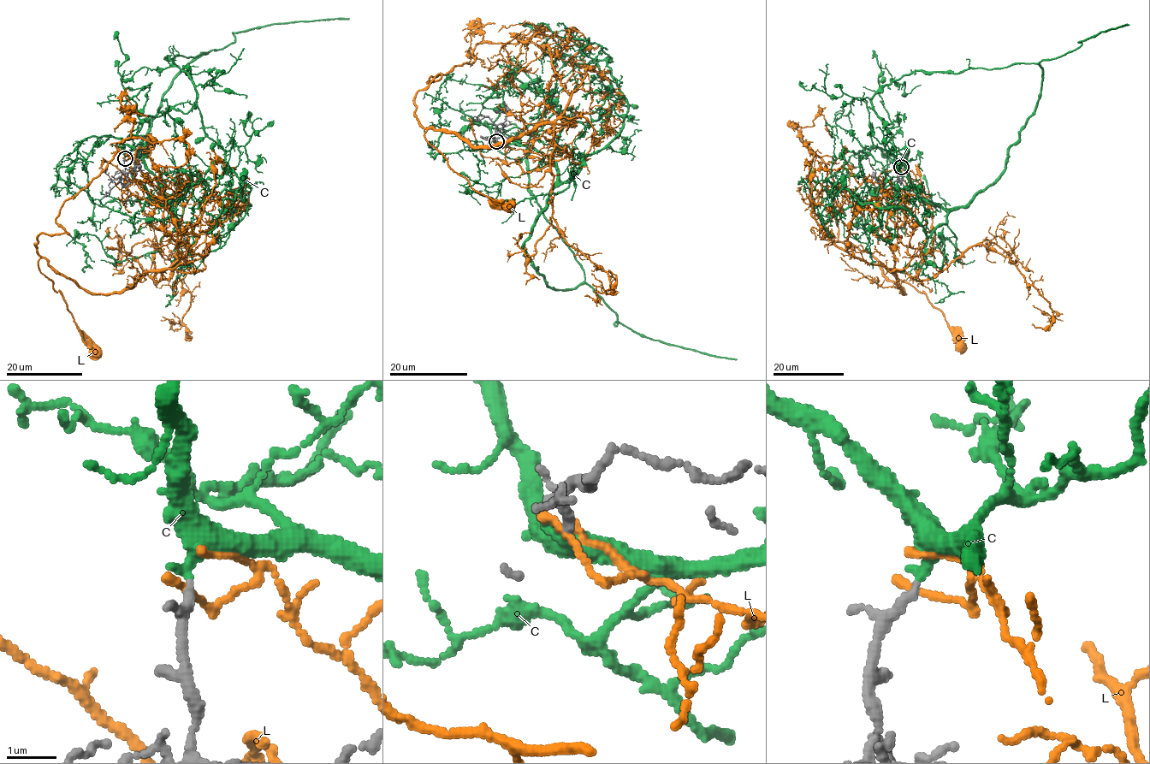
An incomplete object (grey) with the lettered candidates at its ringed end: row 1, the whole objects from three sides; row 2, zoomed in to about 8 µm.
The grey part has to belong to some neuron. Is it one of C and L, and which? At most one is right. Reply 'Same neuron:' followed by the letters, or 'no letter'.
Same neuron: C

